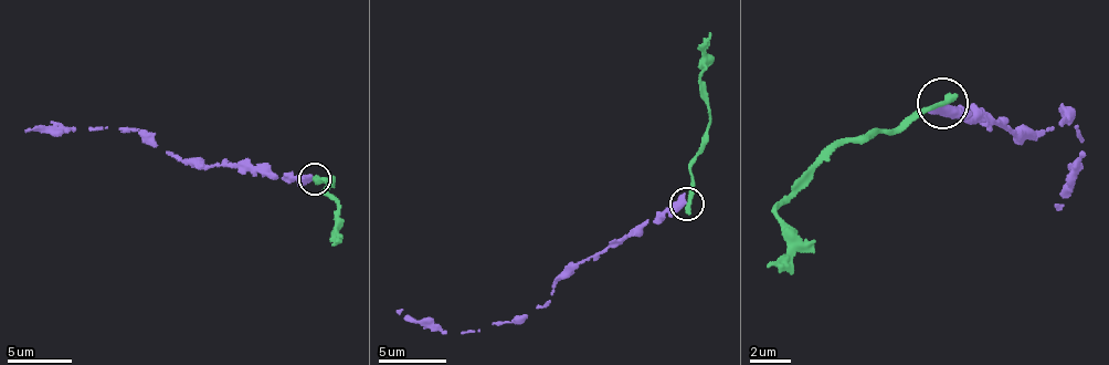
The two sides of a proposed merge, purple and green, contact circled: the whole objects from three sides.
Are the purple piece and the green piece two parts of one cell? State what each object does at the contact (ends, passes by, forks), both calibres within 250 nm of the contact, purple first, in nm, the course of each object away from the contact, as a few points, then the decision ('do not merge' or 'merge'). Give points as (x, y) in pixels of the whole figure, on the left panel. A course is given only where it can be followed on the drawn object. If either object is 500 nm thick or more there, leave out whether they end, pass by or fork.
purple ends; green ends; calibres 440 and 380 nm; course purple (314, 178), (273, 176), (215, 166), (199, 167), (135, 132), (103, 127), (25, 131); course green (314, 178), (334, 180), (326, 190), (338, 202), (336, 233), (340, 237); do not merge

